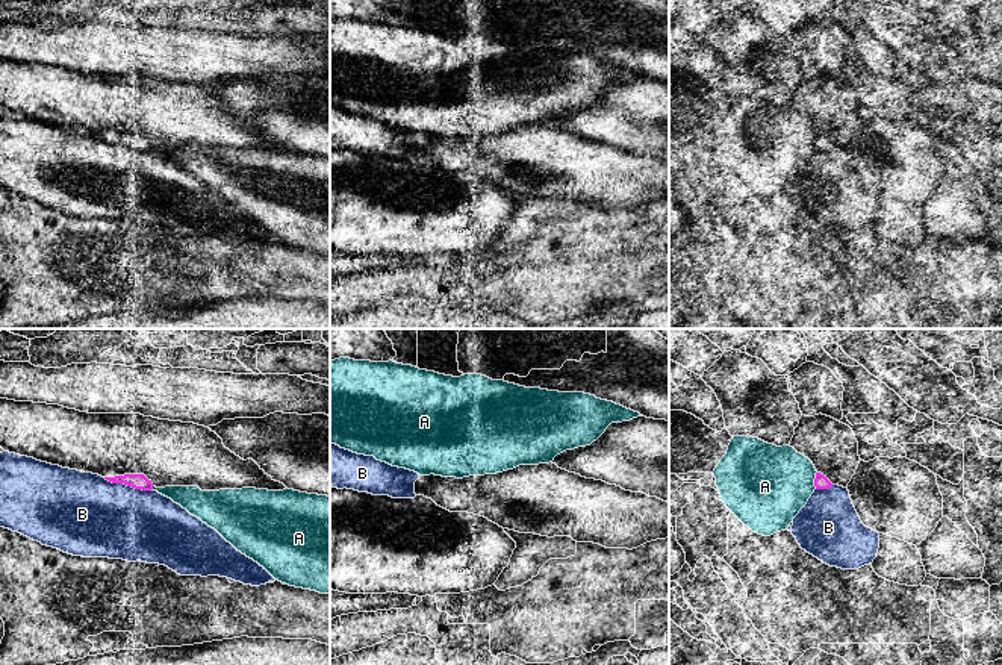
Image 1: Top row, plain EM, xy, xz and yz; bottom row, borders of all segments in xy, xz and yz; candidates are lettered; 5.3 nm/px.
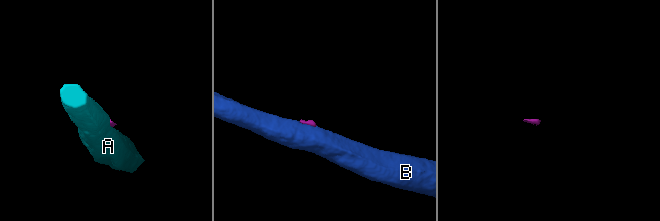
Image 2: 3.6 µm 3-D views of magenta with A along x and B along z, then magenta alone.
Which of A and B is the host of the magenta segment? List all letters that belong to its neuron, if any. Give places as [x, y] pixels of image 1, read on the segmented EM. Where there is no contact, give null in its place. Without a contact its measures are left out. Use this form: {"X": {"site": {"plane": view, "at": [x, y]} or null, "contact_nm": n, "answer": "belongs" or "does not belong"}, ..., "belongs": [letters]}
{"A": {"site": {"plane": "yz", "at": [815, 480]}, "contact_nm": 100, "answer": "does not belong"}, "B": {"site": {"plane": "xy", "at": [127, 485]}, "contact_nm": 280, "answer": "does not belong"}, "belongs": []}

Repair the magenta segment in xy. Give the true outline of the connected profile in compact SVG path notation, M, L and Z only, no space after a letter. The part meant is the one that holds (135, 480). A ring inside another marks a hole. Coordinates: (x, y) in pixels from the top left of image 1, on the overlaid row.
M0 398L0 447L142 491L154 486L198 486L201 491L288 489L253 459L244 461L226 448L222 439L209 427L141 414L88 414L59 404Z

